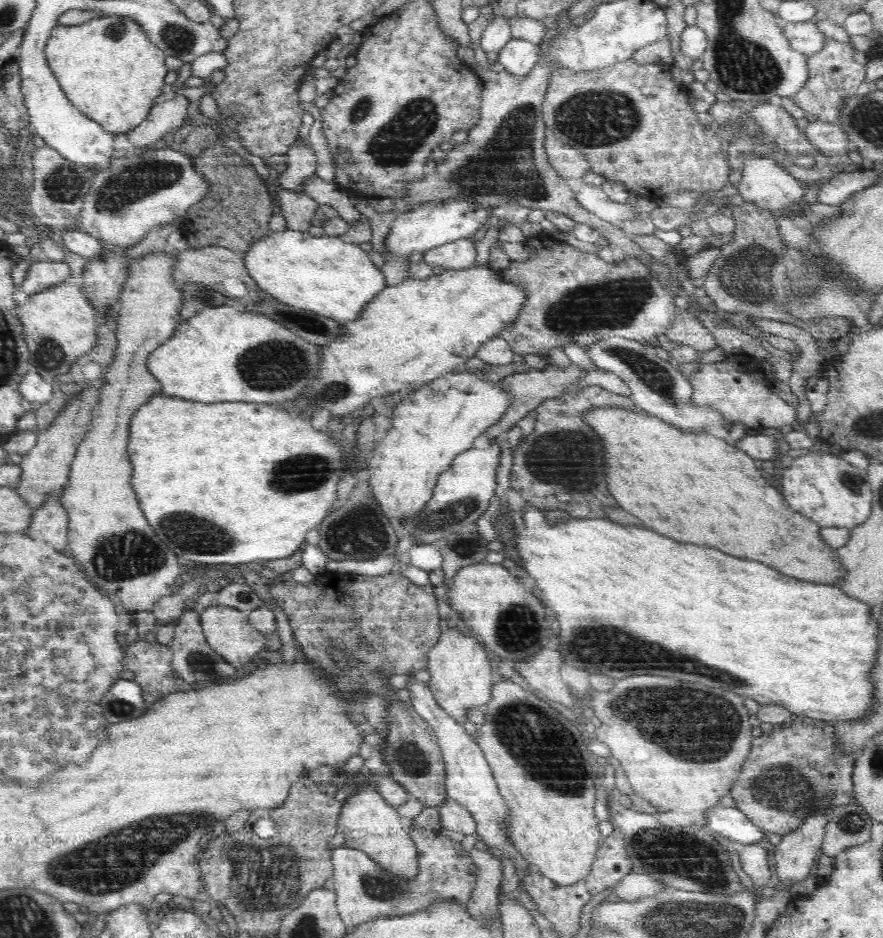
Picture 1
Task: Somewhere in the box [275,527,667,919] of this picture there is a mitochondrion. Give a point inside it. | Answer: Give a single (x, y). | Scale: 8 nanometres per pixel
(538, 741)

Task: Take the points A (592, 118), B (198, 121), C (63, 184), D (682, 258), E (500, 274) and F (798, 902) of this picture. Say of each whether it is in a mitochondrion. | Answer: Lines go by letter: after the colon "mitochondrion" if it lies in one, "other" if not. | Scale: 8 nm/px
A: mitochondrion
B: other
C: mitochondrion
D: other
E: other
F: other

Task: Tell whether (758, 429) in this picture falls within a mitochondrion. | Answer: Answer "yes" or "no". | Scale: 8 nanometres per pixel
no

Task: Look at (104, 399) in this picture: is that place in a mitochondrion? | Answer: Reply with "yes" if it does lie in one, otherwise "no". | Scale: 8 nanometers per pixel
no

